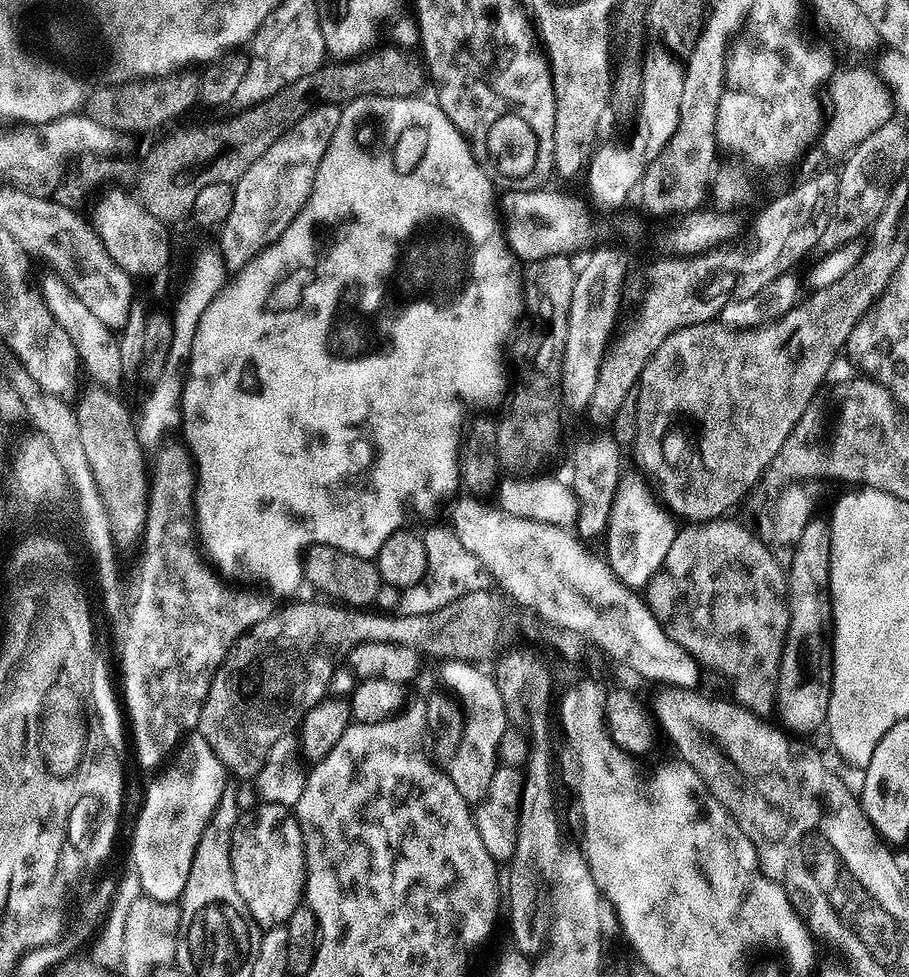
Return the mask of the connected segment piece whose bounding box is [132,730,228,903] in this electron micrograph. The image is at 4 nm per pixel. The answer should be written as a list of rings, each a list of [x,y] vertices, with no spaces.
[[[198,730],[193,731],[177,747],[169,762],[159,771],[160,776],[151,782],[146,792],[132,836],[132,860],[135,875],[142,880],[144,894],[155,901],[175,903],[183,895],[197,844],[204,836],[218,802],[228,790],[226,770],[220,758],[221,755],[212,750],[205,736]]]

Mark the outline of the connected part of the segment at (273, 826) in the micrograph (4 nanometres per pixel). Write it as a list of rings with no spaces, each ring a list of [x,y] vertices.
[[[261,803],[259,807],[248,825],[237,827],[232,833],[231,862],[234,886],[238,886],[242,902],[246,902],[256,925],[267,930],[287,925],[294,910],[302,906],[308,875],[295,811],[286,804]]]

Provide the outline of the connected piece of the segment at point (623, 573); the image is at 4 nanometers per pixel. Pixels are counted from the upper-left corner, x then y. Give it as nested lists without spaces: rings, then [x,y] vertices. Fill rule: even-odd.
[[[628,471],[626,473],[623,473],[620,477],[619,484],[617,485],[617,488],[615,490],[614,498],[613,498],[613,504],[611,506],[611,512],[610,512],[610,518],[606,525],[607,532],[610,532],[610,536],[608,538],[608,556],[606,556],[607,563],[610,567],[610,571],[612,574],[617,576],[619,581],[621,581],[623,584],[629,586],[632,589],[635,590],[642,590],[647,587],[647,584],[649,581],[652,580],[653,574],[656,572],[657,569],[661,567],[661,565],[664,564],[664,560],[666,558],[666,554],[669,553],[670,546],[673,545],[674,538],[676,537],[678,526],[675,525],[672,522],[673,515],[671,514],[671,511],[669,509],[666,509],[658,500],[656,503],[656,500],[647,484],[647,482],[644,480],[646,479],[639,471],[636,472],[630,472]]]

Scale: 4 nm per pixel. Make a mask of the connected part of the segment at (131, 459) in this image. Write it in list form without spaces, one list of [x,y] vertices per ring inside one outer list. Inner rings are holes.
[[[92,386],[92,389],[80,400],[80,408],[75,409],[75,414],[80,420],[80,437],[82,446],[86,450],[89,460],[89,469],[94,474],[101,494],[105,500],[106,510],[109,511],[110,526],[113,528],[113,538],[117,545],[132,544],[145,535],[146,525],[150,515],[150,468],[144,461],[146,449],[136,436],[137,425],[128,417],[128,408],[109,389]]]

